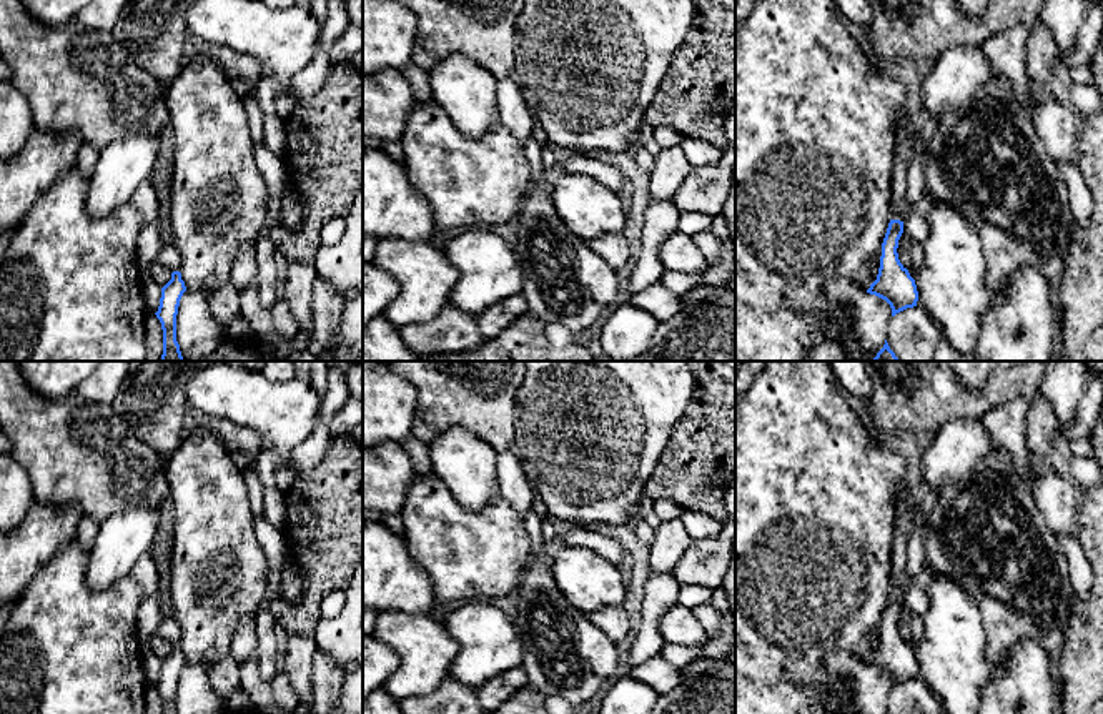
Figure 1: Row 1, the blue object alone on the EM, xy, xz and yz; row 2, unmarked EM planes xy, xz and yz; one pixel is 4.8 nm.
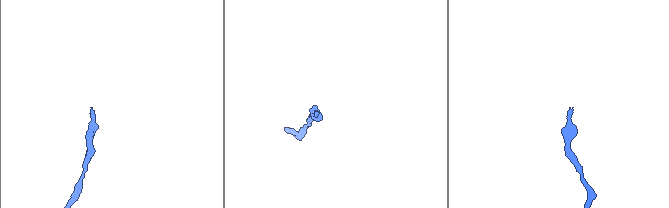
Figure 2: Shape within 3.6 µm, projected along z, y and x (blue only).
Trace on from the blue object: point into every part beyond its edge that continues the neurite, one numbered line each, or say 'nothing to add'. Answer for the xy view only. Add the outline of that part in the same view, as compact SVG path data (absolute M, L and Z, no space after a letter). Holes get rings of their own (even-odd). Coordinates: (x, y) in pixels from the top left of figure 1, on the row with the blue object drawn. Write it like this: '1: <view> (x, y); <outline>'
nothing to add

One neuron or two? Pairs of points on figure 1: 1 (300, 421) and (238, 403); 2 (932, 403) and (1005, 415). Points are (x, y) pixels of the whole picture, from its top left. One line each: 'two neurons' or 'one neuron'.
1: one neuron
2: two neurons

